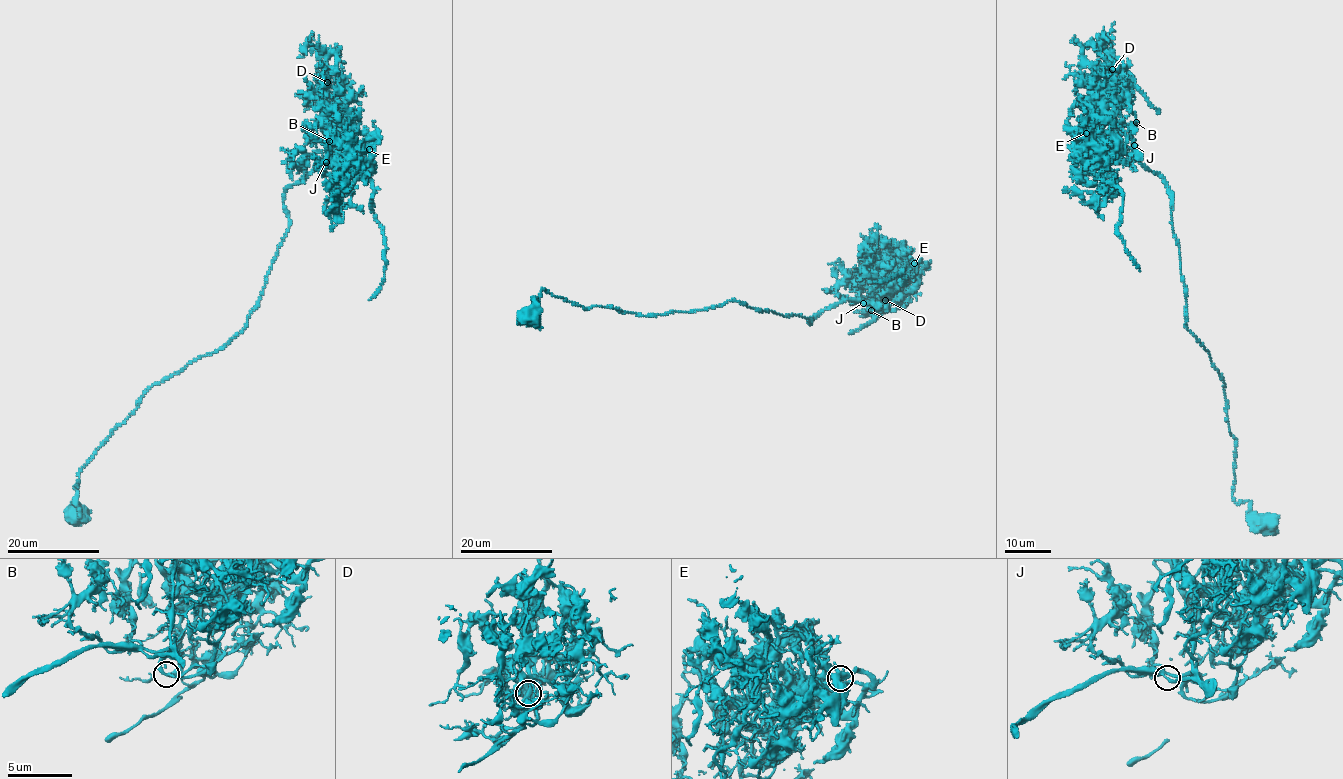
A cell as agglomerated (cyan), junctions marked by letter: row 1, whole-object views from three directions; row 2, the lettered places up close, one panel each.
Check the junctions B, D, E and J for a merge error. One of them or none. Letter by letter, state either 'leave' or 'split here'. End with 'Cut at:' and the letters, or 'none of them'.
B: leave
D: leave
E: split here
J: leave
Cut at: E

